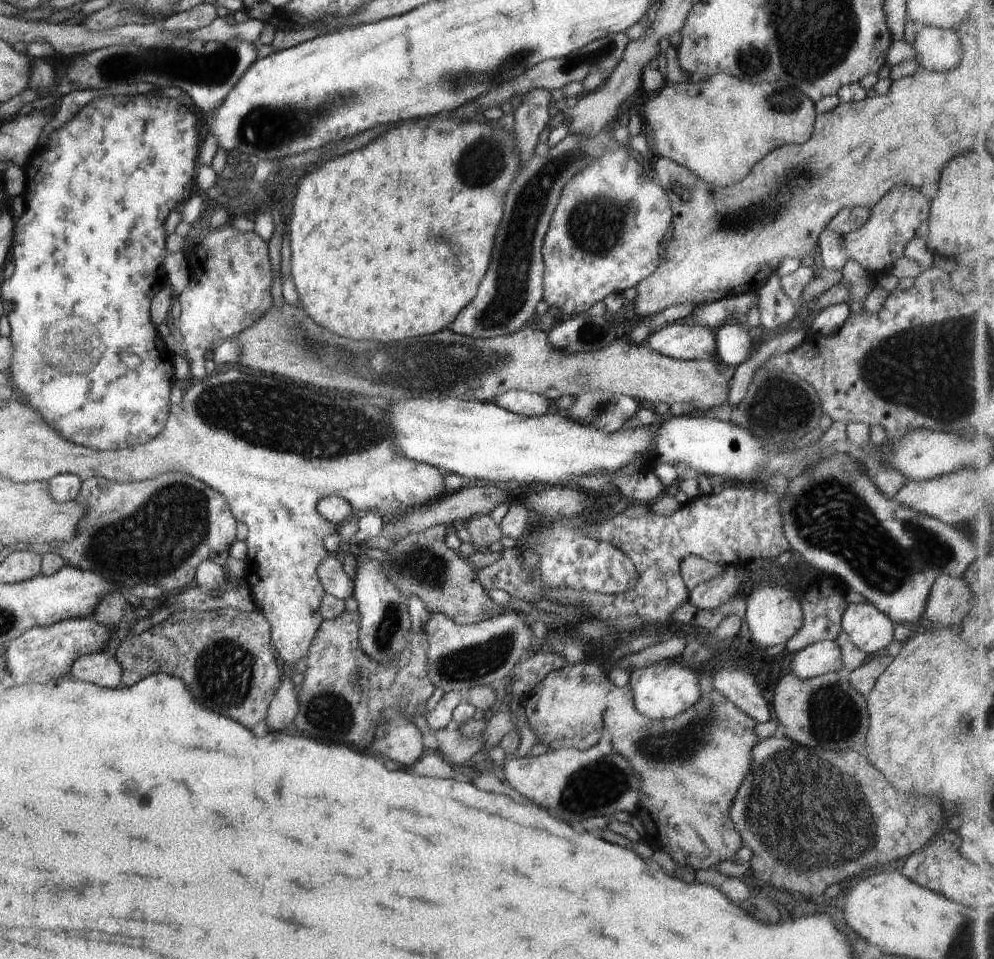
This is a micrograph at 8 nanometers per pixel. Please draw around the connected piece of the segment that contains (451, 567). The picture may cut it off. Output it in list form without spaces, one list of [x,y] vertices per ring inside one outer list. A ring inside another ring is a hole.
[[[452,523],[441,524],[419,533],[398,537],[394,546],[386,551],[390,552],[392,560],[379,562],[379,565],[404,598],[419,596],[430,614],[438,611],[459,625],[471,625],[479,620],[496,617],[504,609],[486,594],[480,585],[476,569],[460,556],[458,550],[446,546],[444,538],[455,526]]]

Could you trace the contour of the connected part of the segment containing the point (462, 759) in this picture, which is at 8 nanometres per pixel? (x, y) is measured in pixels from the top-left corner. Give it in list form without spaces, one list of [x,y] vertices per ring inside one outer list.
[[[453,725],[446,729],[435,730],[433,734],[436,736],[436,742],[438,742],[436,750],[451,765],[467,766],[470,758],[477,753],[483,742],[481,736],[476,739],[466,738]]]

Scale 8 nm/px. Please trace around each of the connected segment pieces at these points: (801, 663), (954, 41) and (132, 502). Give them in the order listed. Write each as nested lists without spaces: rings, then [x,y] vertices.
[[[820,641],[794,654],[790,676],[811,679],[828,673],[837,673],[843,666],[841,650],[834,641]]]
[[[936,26],[919,27],[913,48],[916,57],[912,66],[931,72],[948,72],[963,61],[961,38],[955,31]]]
[[[166,473],[157,476],[155,479],[132,481],[129,483],[111,481],[110,479],[102,477],[92,477],[81,482],[80,496],[77,501],[83,502],[83,509],[85,510],[79,528],[77,527],[76,529],[77,533],[75,537],[68,542],[53,543],[54,549],[52,552],[58,553],[60,557],[64,558],[66,565],[85,571],[94,571],[102,575],[102,578],[124,587],[133,587],[137,584],[146,583],[160,586],[166,594],[170,594],[174,590],[181,590],[194,580],[198,565],[202,561],[208,559],[210,554],[224,554],[224,552],[229,552],[229,548],[233,545],[233,542],[236,541],[237,520],[234,518],[226,498],[217,490],[210,488],[202,481],[186,473]]]

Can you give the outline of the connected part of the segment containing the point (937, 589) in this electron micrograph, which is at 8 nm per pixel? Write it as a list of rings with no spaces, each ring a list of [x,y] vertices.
[[[940,575],[934,581],[926,603],[924,616],[931,620],[935,627],[944,626],[958,629],[964,617],[974,606],[974,595],[970,587],[961,577]]]

